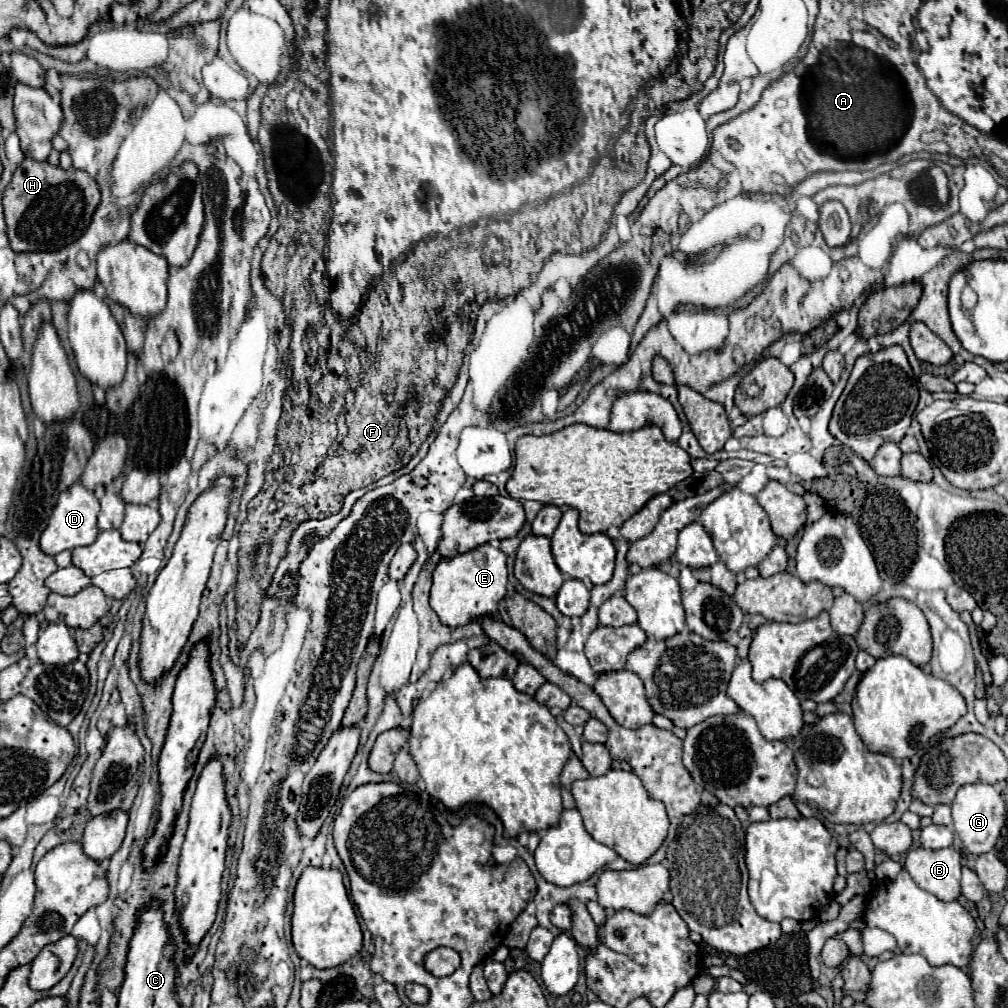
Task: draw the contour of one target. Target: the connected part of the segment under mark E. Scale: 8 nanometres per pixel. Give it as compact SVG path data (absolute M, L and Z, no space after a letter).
M482 544L472 552L442 558L436 564L430 588L430 606L444 626L460 628L478 622L484 616L498 616L498 604L506 598L506 584L506 556L490 544Z

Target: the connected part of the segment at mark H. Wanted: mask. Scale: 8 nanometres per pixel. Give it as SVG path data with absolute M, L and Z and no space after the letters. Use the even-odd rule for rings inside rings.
M24 156L22 164L18 164L14 170L2 198L10 248L14 252L60 250L80 238L98 204L100 186L90 174L74 168L62 170L60 166L52 166L46 160L38 162Z

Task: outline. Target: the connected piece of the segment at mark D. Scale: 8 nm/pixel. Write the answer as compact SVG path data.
M76 482L76 486L70 486L64 494L60 494L60 498L48 518L48 524L46 524L46 528L40 536L40 542L38 542L40 550L48 556L56 556L62 550L72 550L78 546L92 544L98 536L98 526L96 526L98 510L100 510L100 504L96 500L94 492L86 490L80 482Z

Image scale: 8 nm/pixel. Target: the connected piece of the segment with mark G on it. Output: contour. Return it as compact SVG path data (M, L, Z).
M968 784L962 786L952 802L952 818L954 818L954 832L960 836L964 848L974 854L982 856L990 850L994 850L996 840L1000 836L1000 830L1006 822L1006 806L1000 796L1000 792L994 790L990 784Z

